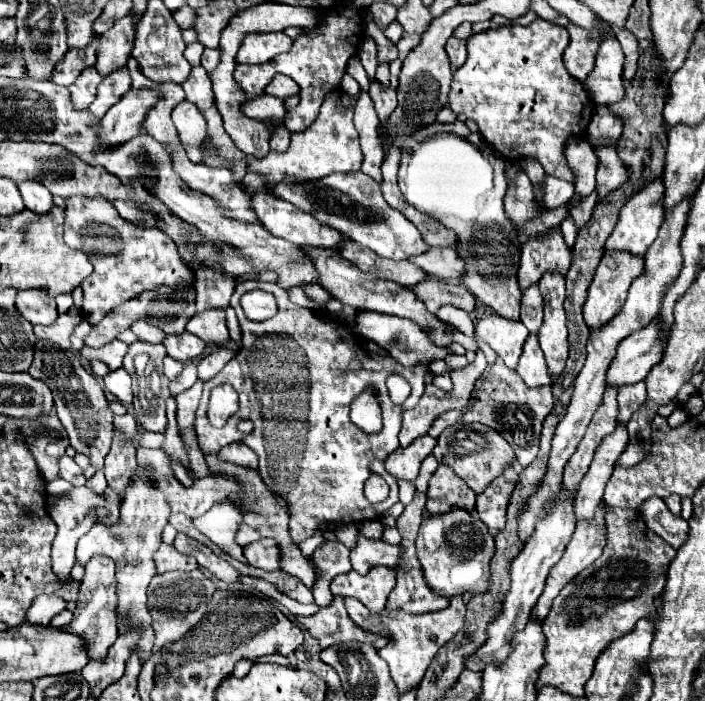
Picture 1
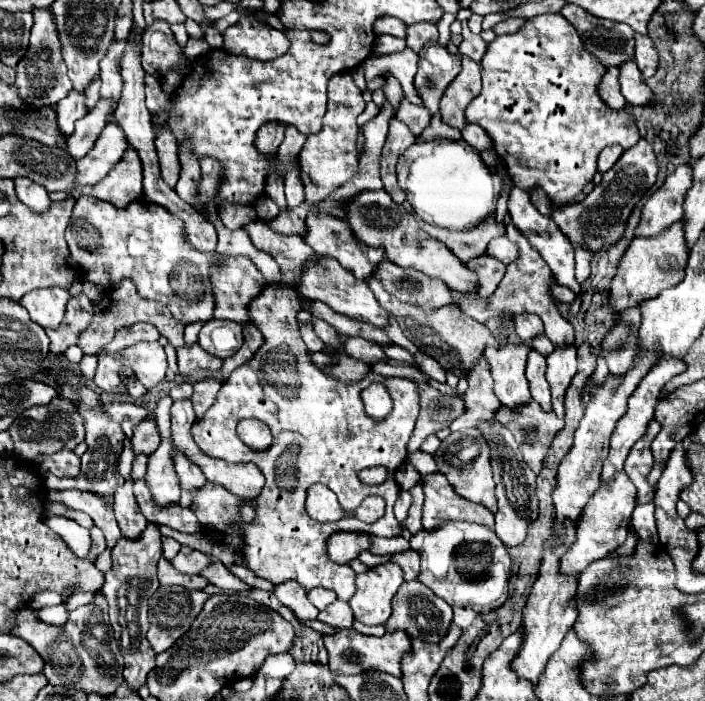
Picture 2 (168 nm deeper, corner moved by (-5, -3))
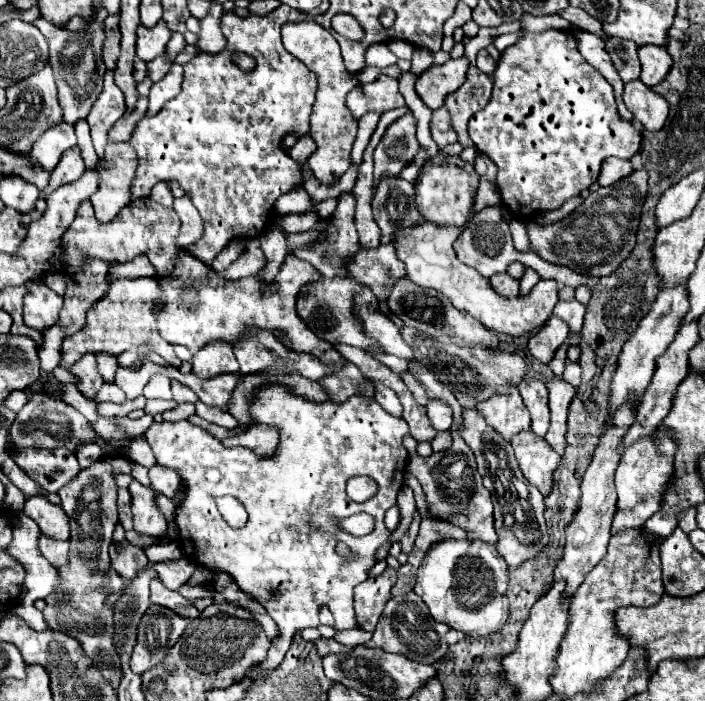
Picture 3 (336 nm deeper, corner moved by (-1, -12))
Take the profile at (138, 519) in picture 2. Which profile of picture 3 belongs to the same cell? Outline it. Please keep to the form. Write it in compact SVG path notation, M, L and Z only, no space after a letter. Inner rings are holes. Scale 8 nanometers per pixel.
M116 524L114 528L114 540L110 544L110 556L112 556L112 568L118 576L130 580L136 578L142 570L148 568L148 558L140 546L132 546L124 538L124 528Z

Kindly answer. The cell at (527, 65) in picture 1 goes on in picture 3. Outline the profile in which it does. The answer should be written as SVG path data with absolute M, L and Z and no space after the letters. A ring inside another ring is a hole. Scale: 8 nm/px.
M546 30L546 32L540 32L540 34L532 34L532 32L524 32L524 38L506 48L502 52L502 58L496 66L496 72L494 72L494 92L492 92L492 100L488 102L488 106L480 112L476 112L476 116L472 116L470 124L470 138L474 140L476 148L486 154L496 166L498 166L498 190L500 190L500 196L502 196L502 202L504 206L510 210L512 216L522 216L522 218L532 218L536 214L542 214L542 212L550 212L550 210L556 210L560 208L568 198L572 196L578 196L582 190L588 190L596 180L598 180L598 174L600 174L600 166L602 162L608 158L608 156L616 156L616 158L626 158L630 160L634 154L640 152L642 148L642 134L640 130L632 124L632 122L626 122L620 118L618 110L616 110L616 102L614 102L614 92L612 92L612 86L604 80L604 76L600 76L600 72L596 72L578 52L576 48L576 38L572 32L562 32L562 30Z

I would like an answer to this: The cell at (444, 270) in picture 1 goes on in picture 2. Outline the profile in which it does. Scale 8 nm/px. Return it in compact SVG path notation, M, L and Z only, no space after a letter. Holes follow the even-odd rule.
M480 255L478 259L470 259L464 263L472 273L476 273L476 299L488 299L494 289L498 287L498 283L504 277L506 265L488 257L488 255Z

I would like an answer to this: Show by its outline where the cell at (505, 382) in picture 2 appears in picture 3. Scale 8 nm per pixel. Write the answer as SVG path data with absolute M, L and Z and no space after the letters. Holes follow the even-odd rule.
M512 388L508 396L492 396L486 402L476 404L476 410L506 442L510 442L518 432L530 430L530 412L524 408L518 388Z

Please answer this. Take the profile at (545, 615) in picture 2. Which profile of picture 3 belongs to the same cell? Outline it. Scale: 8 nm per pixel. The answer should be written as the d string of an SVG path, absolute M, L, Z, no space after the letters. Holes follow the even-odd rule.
M632 402L622 404L612 418L612 428L608 428L604 432L604 436L600 438L600 444L594 452L594 458L582 478L582 498L580 498L580 510L576 512L572 524L566 528L566 548L564 548L564 556L562 560L556 564L554 570L554 582L558 580L566 580L566 594L572 596L576 592L576 588L584 582L586 574L600 562L600 558L604 558L606 554L606 546L608 546L608 538L610 538L610 528L612 528L612 520L616 514L616 488L614 488L614 472L618 468L620 462L620 446L622 446L622 438L628 432L628 428L634 424L636 418L636 408Z

